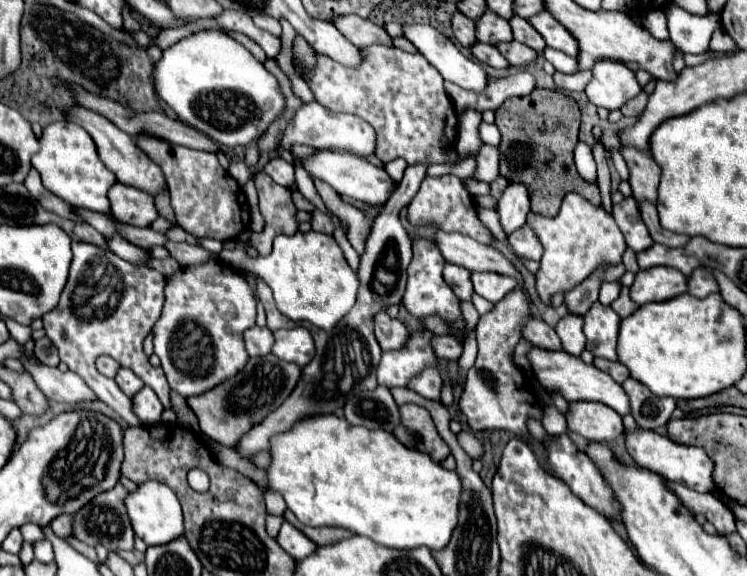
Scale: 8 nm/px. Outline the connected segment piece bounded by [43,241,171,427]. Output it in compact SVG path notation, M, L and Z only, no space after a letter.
M73 243L73 261L67 285L61 293L59 305L43 317L45 333L59 349L61 361L69 371L77 373L95 391L97 399L113 407L127 425L139 425L139 419L131 411L129 397L113 383L113 379L103 377L95 369L95 359L99 355L113 357L121 367L127 367L141 377L141 381L151 387L161 399L163 407L169 409L169 383L161 367L153 367L143 353L143 339L151 333L151 327L161 315L163 307L163 285L165 277L149 267L131 265L121 257L97 245Z

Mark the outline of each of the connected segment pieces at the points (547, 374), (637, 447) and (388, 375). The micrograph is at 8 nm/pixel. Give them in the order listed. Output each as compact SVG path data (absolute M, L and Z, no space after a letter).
M531 347L531 351L527 353L527 359L531 363L531 369L533 369L537 381L549 393L559 393L569 403L599 401L599 403L605 403L607 407L615 409L619 415L629 413L629 397L627 397L627 393L623 393L623 387L619 383L615 383L611 377L607 377L607 373L599 371L595 365L585 365L579 357L573 357L565 351L547 351L547 349L539 349L539 347Z
M637 427L635 431L625 429L625 445L627 445L629 455L633 457L633 461L639 467L647 467L651 471L663 473L665 479L669 479L673 483L681 483L681 485L695 489L699 493L709 493L711 489L715 489L715 483L713 483L713 477L711 477L713 475L713 461L699 447L673 443L669 437L665 437L657 431L641 429L641 427Z
M421 329L409 337L403 349L383 353L377 365L377 383L387 389L407 387L409 379L419 375L425 365L435 365L437 357L429 345L431 337L429 331Z

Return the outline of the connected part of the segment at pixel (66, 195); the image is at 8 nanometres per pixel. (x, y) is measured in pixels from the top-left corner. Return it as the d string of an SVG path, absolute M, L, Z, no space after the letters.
M57 121L43 129L43 135L39 137L39 153L31 157L33 167L41 173L45 189L61 197L63 201L71 205L79 205L97 213L109 213L109 199L107 191L117 181L115 175L101 163L95 143L91 135L87 135L85 129L79 129L75 123Z

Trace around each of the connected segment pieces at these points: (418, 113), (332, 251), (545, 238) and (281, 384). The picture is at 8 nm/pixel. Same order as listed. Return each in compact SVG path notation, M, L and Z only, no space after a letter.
M371 45L371 47L365 47L363 53L367 53L367 57L363 57L363 65L359 65L359 69L349 69L347 65L339 65L337 61L333 61L331 57L323 57L321 53L315 53L317 61L313 67L307 67L297 57L293 57L293 61L295 61L295 67L301 69L301 75L307 81L319 105L325 105L333 113L351 113L351 115L363 117L367 123L373 125L377 135L375 155L379 161L389 163L401 157L409 165L449 163L447 151L453 149L455 145L459 121L457 121L453 101L447 97L443 89L443 77L439 75L439 71L431 67L423 55L413 55L387 45Z
M309 231L295 235L279 235L273 241L273 253L267 257L249 259L239 249L223 249L219 253L231 269L251 271L265 279L273 289L277 309L293 321L309 321L319 329L333 329L351 309L357 297L359 281L347 265L337 241L325 233Z
M569 193L569 205L561 205L557 217L529 215L529 223L535 227L537 237L541 239L545 253L541 257L541 267L535 273L539 299L549 307L551 297L557 293L569 293L575 285L583 283L599 267L617 265L627 249L623 233L617 229L615 221L603 207L595 207L585 201L579 193Z
M275 355L255 357L249 359L245 369L239 371L235 377L229 377L227 381L219 383L215 389L209 389L207 393L201 393L199 397L189 397L187 405L199 419L201 433L207 437L227 445L237 447L239 439L259 421L267 417L267 413L275 411L295 389L301 375L301 367L295 363L279 361Z

